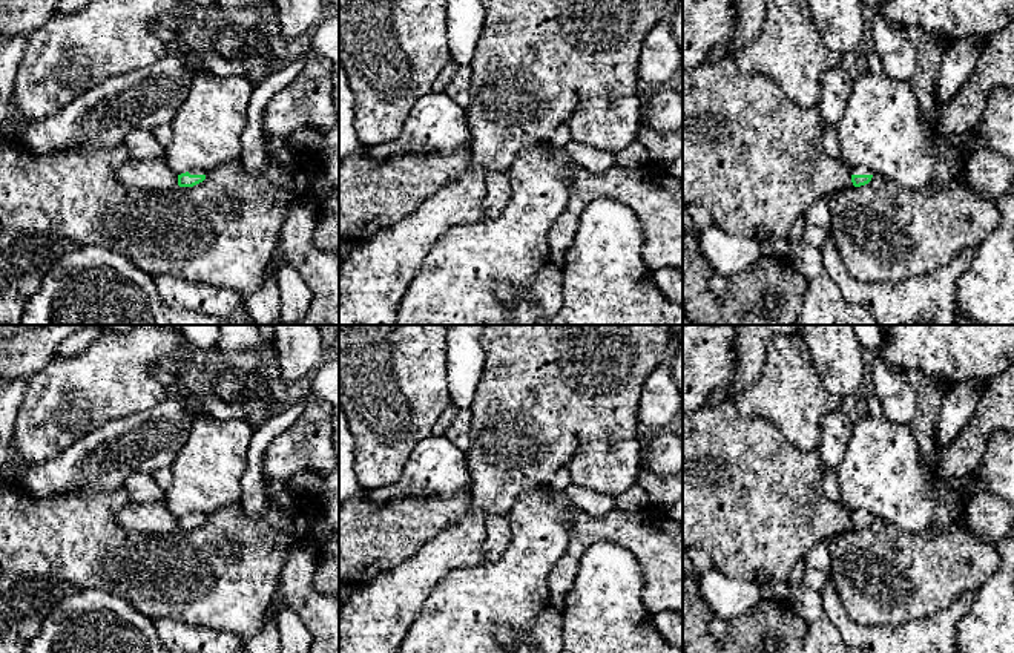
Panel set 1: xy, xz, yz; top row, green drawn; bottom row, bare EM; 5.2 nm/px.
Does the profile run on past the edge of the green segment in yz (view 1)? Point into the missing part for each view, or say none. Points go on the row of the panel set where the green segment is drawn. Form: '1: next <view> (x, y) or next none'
1: next yz (853, 170)

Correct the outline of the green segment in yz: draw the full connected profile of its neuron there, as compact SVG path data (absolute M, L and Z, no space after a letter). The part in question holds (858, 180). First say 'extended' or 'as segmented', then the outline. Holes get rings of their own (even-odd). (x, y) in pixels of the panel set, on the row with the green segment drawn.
extended | M850 167L850 175L854 187L865 185L873 178L873 172L865 167Z

